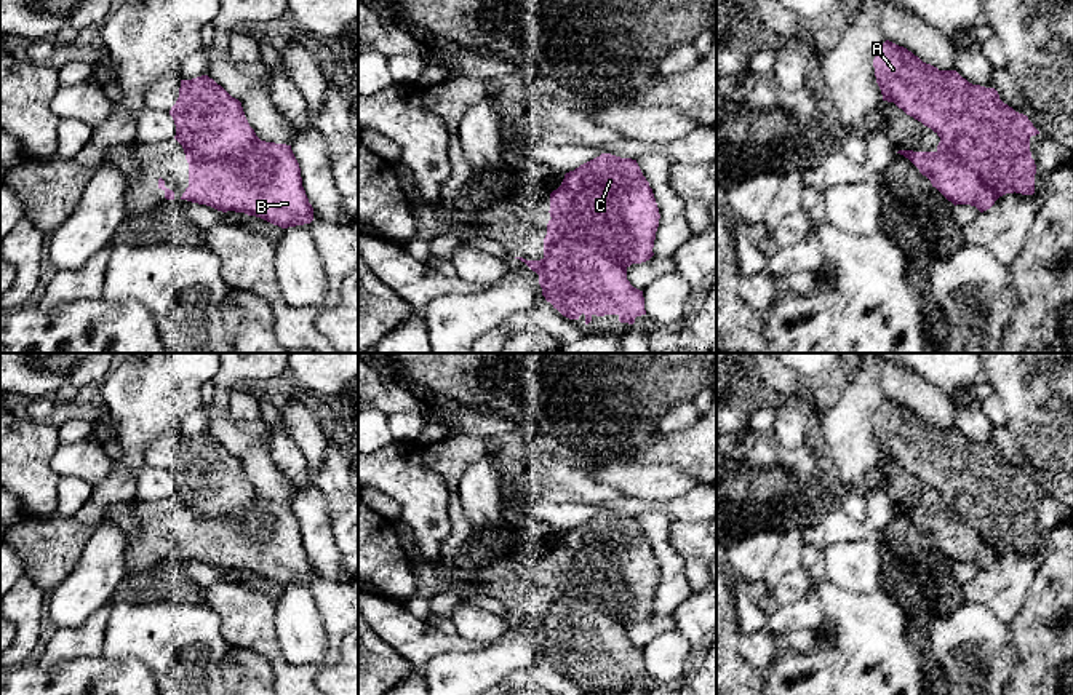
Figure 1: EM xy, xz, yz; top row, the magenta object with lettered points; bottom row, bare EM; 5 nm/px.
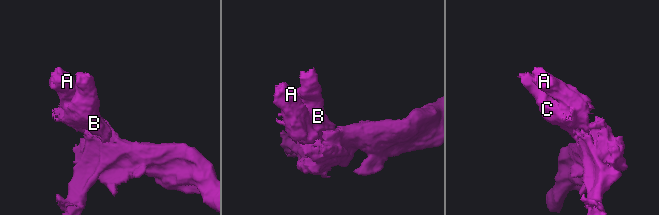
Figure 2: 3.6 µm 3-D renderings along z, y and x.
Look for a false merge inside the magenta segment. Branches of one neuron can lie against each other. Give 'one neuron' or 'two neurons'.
two neurons

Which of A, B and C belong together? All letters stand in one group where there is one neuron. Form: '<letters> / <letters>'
A / B C

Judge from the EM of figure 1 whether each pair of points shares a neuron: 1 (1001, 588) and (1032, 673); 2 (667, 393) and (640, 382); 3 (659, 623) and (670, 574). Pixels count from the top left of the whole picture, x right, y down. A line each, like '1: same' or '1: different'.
1: different
2: same
3: different

